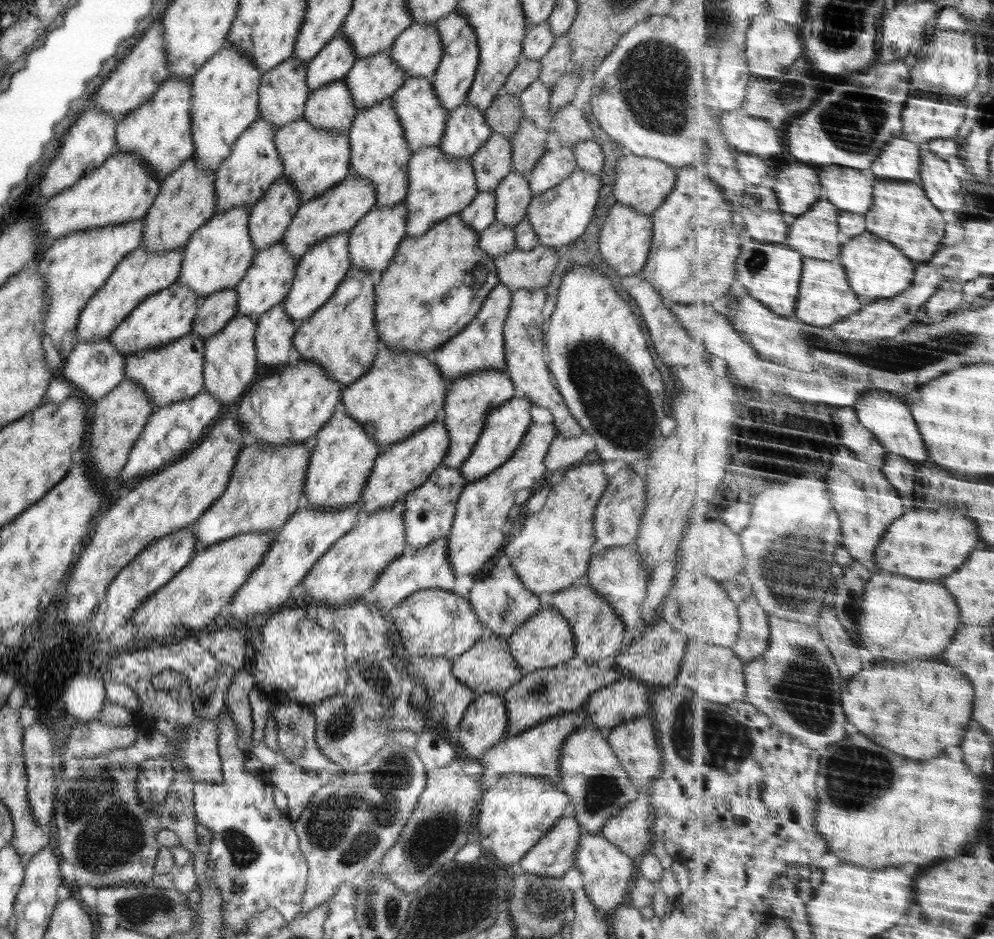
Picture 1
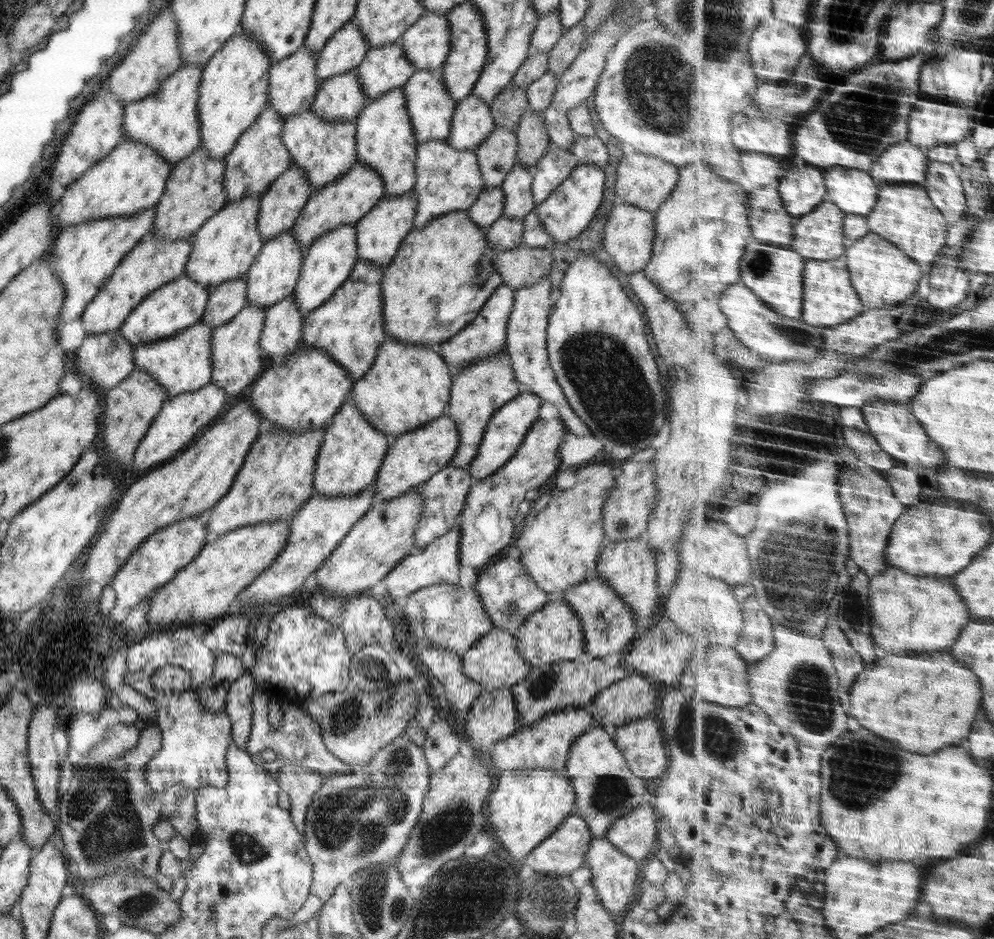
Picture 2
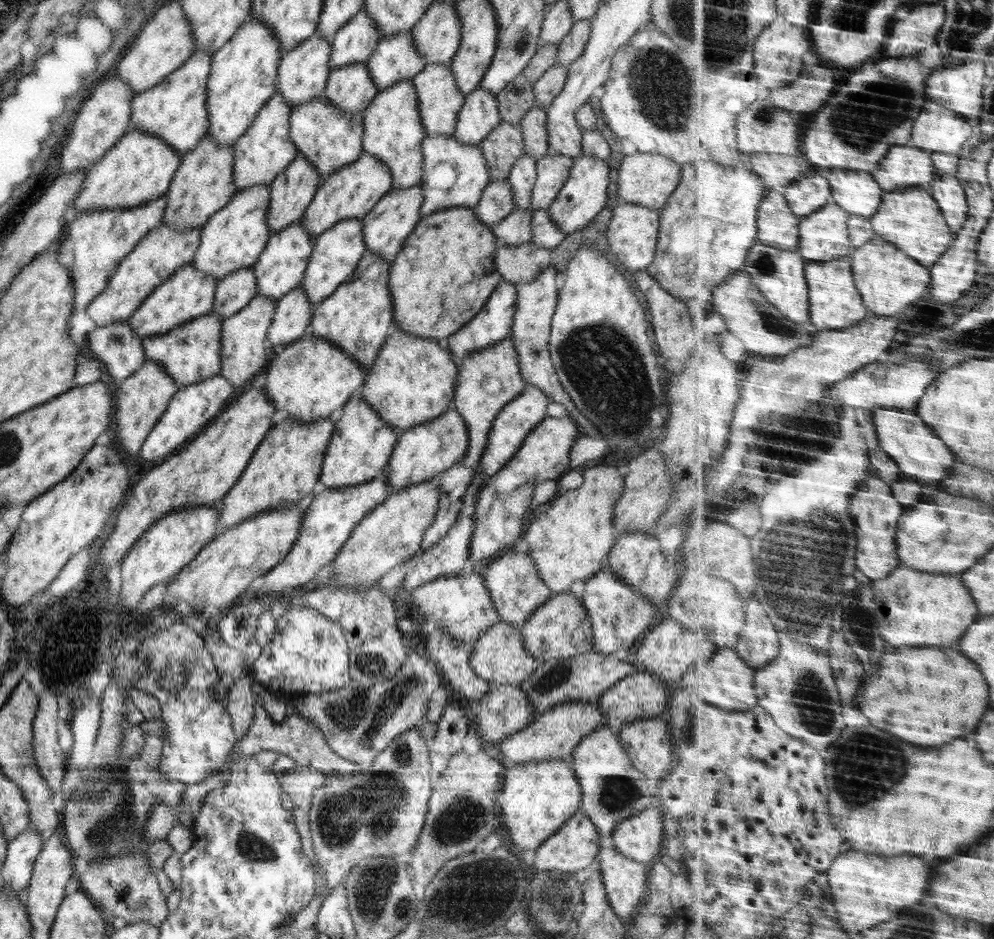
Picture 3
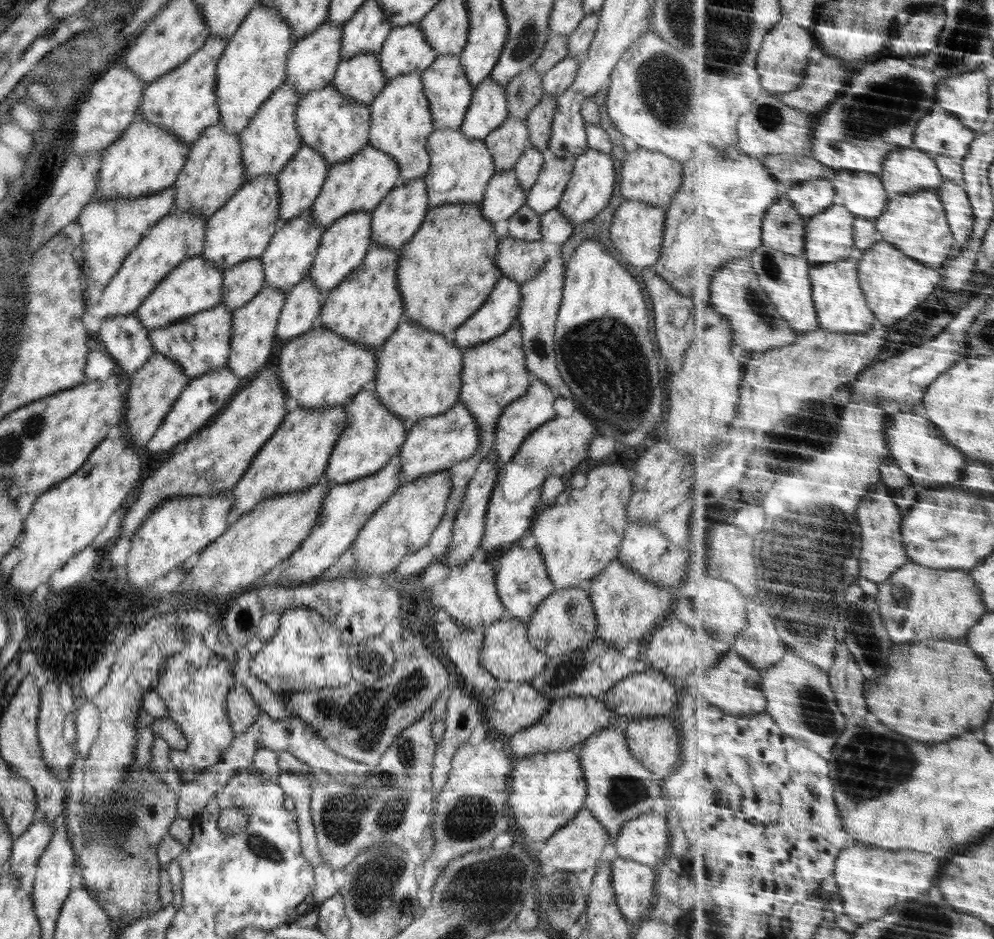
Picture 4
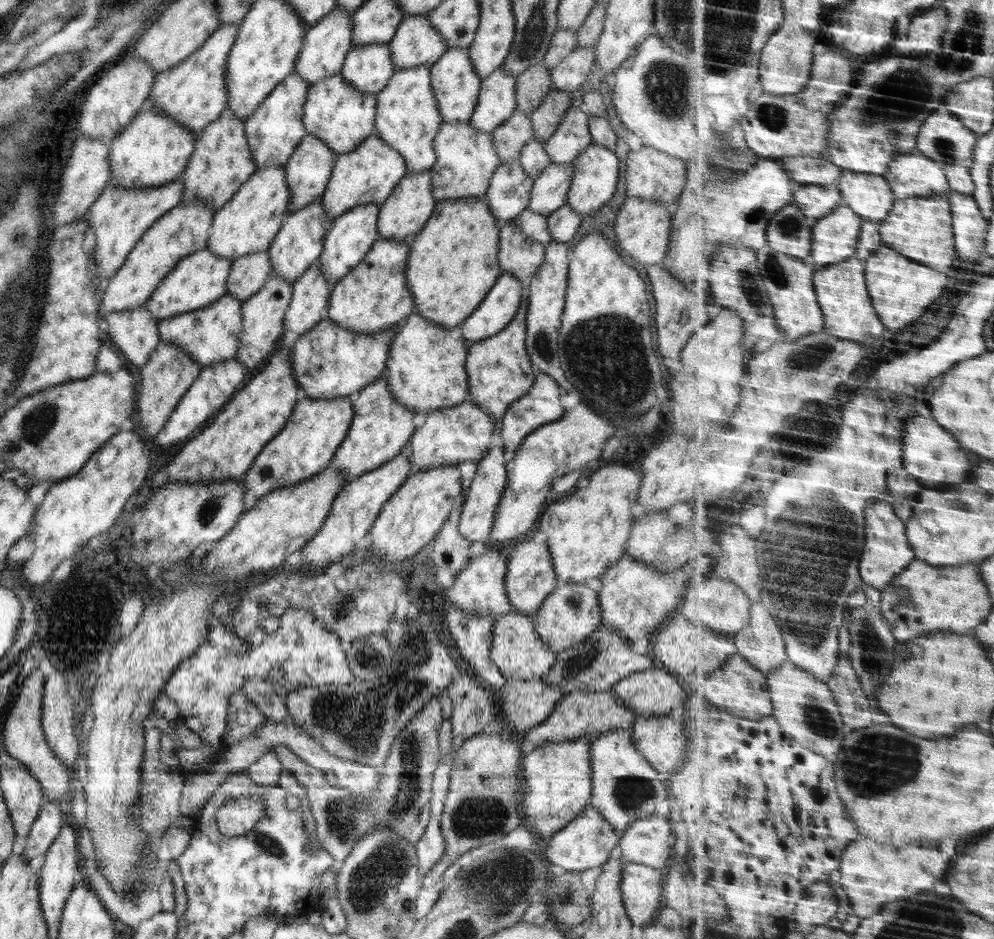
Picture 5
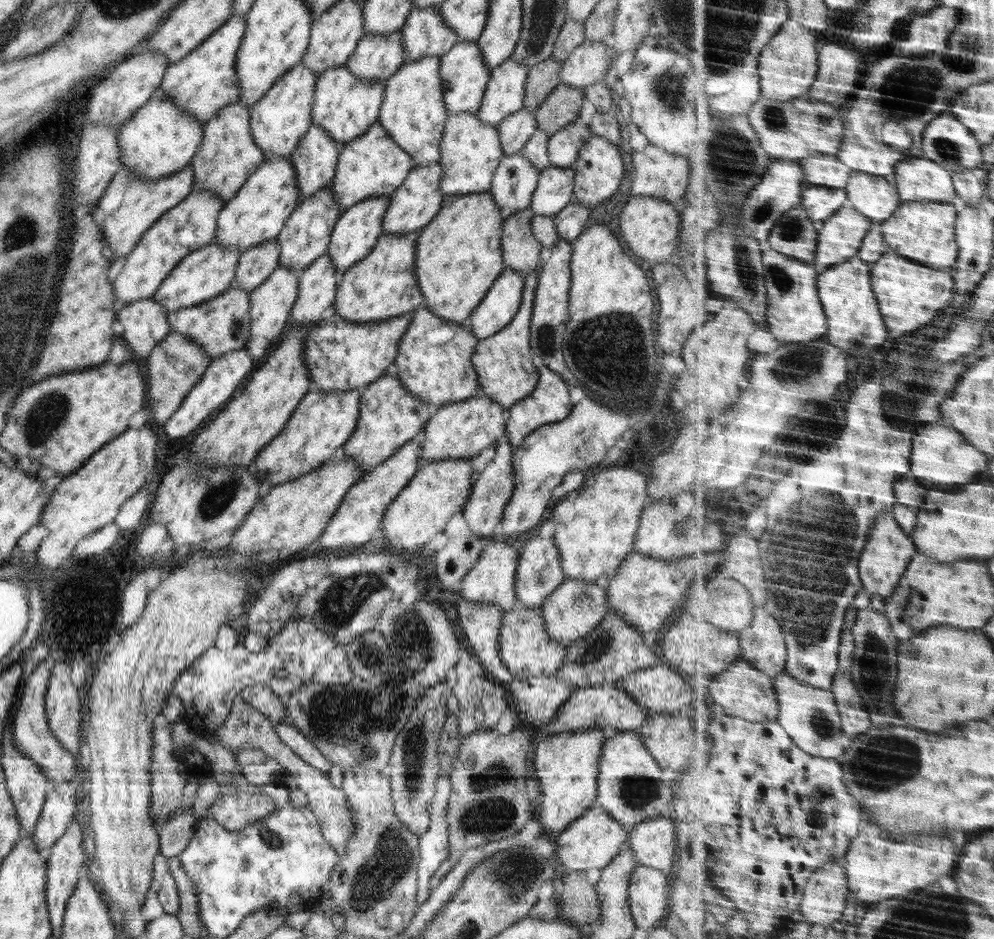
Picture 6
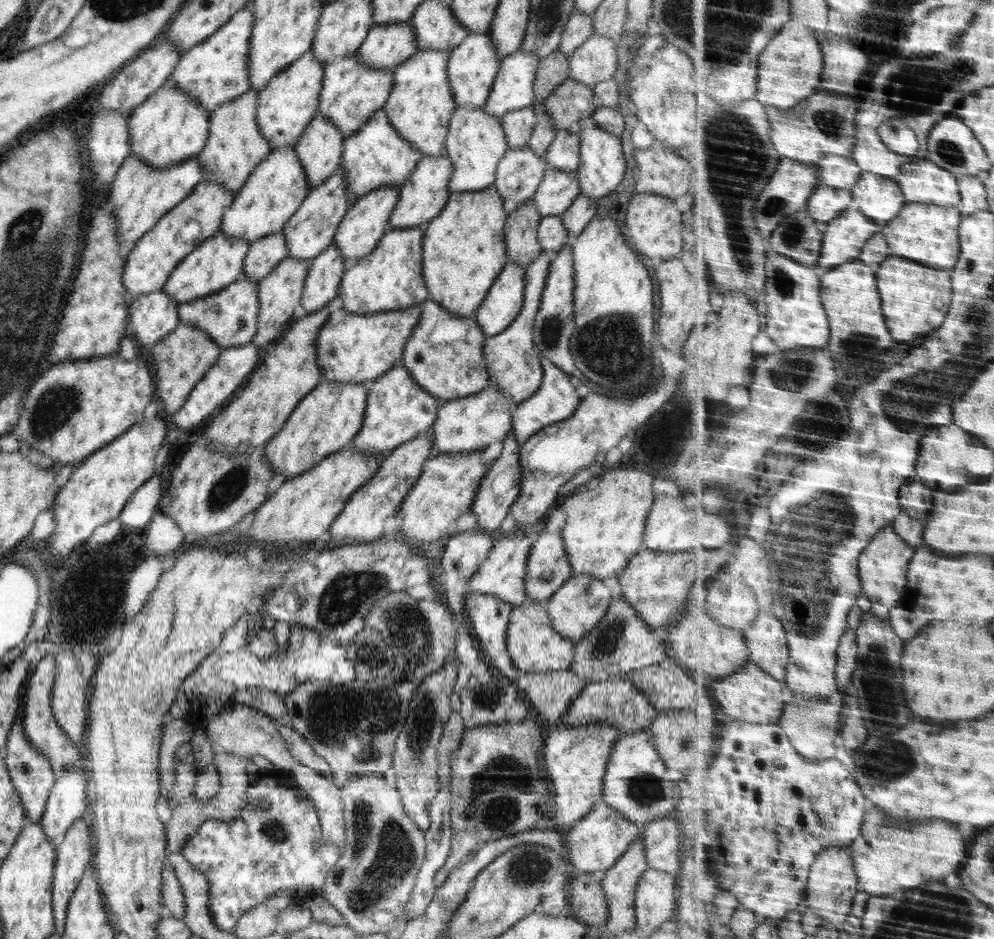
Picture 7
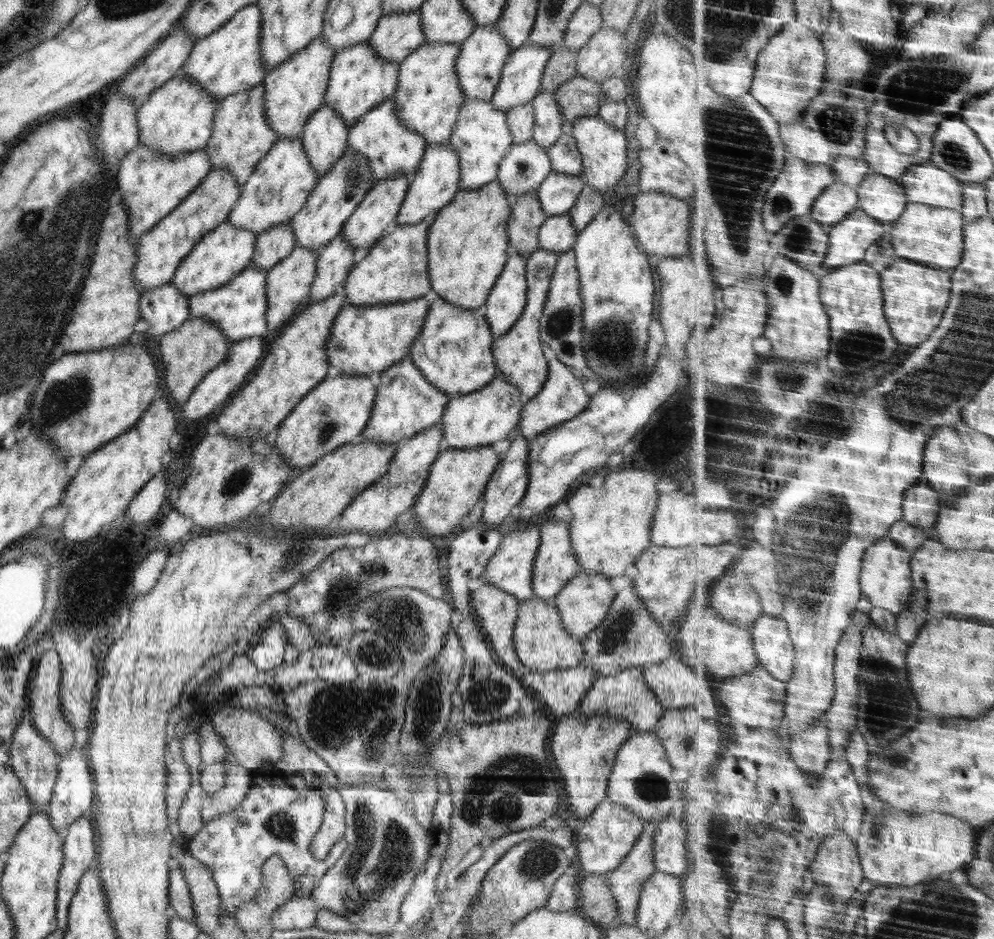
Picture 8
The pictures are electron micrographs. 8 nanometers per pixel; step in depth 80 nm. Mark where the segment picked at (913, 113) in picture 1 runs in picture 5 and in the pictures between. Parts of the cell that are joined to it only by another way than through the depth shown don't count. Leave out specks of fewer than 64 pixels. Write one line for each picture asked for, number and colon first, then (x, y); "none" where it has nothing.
2: (939, 123)
3: (938, 129)
4: (942, 133)
5: (945, 138)

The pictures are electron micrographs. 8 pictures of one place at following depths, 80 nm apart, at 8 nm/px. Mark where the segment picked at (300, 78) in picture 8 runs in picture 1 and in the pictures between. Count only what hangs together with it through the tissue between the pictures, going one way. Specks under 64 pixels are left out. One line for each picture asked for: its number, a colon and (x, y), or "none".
1: (243, 178)
2: (259, 158)
3: (263, 152)
4: (271, 140)
5: (273, 131)
6: (280, 118)
7: (290, 100)

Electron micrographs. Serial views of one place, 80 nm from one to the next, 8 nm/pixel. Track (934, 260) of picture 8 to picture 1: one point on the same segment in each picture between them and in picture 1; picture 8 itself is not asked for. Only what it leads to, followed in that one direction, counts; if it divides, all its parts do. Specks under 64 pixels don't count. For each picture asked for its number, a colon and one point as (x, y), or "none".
1: (903, 213)
2: (906, 215)
3: (913, 219)
4: (917, 223)
5: (924, 227)
6: (926, 232)
7: (929, 233)

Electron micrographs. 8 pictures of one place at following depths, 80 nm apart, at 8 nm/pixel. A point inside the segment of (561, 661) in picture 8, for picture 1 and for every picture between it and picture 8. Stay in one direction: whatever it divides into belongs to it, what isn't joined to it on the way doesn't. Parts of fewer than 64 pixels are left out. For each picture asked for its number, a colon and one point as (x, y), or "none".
1: (488, 667)
2: (493, 663)
3: (499, 657)
4: (507, 654)
5: (516, 649)
6: (525, 648)
7: (534, 645)

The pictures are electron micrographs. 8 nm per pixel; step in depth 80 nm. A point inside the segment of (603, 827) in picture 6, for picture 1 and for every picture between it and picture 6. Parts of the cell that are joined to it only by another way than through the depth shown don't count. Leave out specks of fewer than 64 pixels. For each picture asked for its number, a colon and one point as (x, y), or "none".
1: (554, 853)
2: (563, 851)
3: (573, 848)
4: (576, 846)
5: (585, 842)

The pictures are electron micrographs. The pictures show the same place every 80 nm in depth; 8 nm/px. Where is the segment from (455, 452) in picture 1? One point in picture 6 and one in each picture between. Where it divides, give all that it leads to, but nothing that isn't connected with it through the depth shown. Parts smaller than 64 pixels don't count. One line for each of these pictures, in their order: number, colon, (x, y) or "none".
2: (478, 390)
3: (487, 380)
4: (493, 374)
5: (499, 371)
6: (503, 363)

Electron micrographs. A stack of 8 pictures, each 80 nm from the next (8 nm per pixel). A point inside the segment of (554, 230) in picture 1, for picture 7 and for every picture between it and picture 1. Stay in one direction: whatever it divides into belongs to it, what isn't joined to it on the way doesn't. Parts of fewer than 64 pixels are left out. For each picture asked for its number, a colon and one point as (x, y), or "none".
2: (568, 210)
3: (583, 195)
4: (591, 184)
5: (595, 172)
6: (599, 168)
7: (602, 167)

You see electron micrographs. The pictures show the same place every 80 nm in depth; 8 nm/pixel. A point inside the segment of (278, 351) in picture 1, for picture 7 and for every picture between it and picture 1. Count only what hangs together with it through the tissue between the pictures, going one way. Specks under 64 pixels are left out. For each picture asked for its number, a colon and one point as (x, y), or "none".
2: (281, 333)
3: (291, 320)
4: (303, 302)
5: (310, 299)
6: (317, 286)
7: (325, 271)

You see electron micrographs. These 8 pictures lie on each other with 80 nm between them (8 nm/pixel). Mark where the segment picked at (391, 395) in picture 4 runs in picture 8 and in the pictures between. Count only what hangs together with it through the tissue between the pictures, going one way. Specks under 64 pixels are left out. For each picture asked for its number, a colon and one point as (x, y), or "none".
5: (425, 371)
6: (433, 361)
7: (444, 354)
8: (453, 351)

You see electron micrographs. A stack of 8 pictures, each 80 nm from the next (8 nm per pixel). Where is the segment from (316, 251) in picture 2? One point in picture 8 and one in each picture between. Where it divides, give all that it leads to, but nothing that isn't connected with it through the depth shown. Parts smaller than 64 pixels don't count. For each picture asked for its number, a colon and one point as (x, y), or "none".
3: (336, 253)
4: (343, 245)
5: (350, 235)
6: (356, 231)
7: (360, 230)
8: (381, 206)

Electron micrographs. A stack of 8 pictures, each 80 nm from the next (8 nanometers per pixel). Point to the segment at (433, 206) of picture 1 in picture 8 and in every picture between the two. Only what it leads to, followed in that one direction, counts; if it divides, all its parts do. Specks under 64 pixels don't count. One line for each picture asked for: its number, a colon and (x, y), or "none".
2: (447, 179)
3: (455, 175)
4: (461, 168)
5: (466, 161)
6: (470, 151)
7: (476, 142)
8: (481, 137)

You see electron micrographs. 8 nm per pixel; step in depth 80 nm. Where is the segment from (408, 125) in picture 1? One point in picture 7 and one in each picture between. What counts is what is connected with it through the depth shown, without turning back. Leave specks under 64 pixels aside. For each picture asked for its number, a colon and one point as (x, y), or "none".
2: (431, 108)
3: (440, 100)
4: (449, 93)
5: (455, 84)
6: (464, 74)
7: (472, 66)

